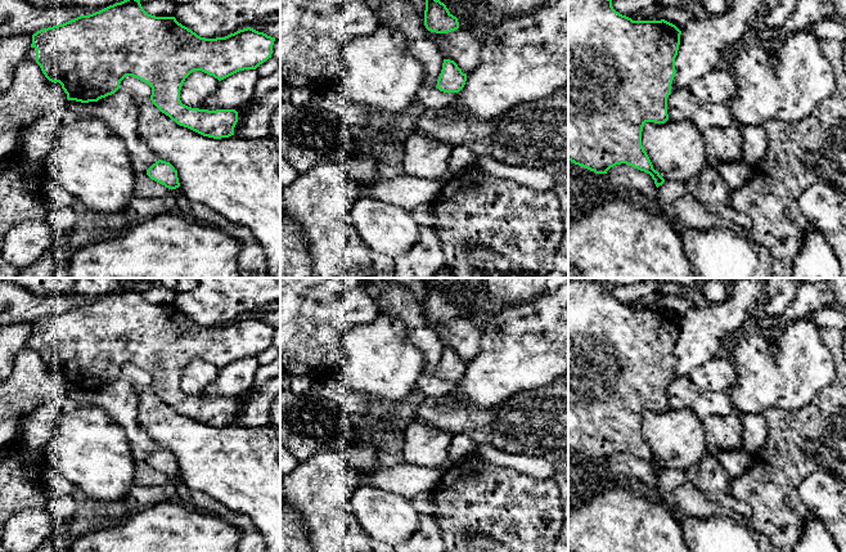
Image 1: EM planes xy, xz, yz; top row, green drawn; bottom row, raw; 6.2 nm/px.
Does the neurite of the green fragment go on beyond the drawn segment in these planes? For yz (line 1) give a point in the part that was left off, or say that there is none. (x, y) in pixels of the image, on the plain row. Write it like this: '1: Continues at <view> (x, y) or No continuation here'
1: No continuation here

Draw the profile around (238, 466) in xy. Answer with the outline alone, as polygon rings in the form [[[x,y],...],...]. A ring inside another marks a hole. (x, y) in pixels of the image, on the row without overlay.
[[[135,385],[139,398],[138,422],[159,448],[170,450],[177,459],[180,476],[193,493],[206,494],[228,510],[247,516],[262,534],[266,552],[280,552],[280,431],[271,423],[246,427],[231,423],[213,427],[177,413],[162,401],[150,386]]]

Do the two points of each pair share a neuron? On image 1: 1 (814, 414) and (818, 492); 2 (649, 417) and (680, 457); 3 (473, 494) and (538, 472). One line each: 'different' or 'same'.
1: different
2: same
3: different

